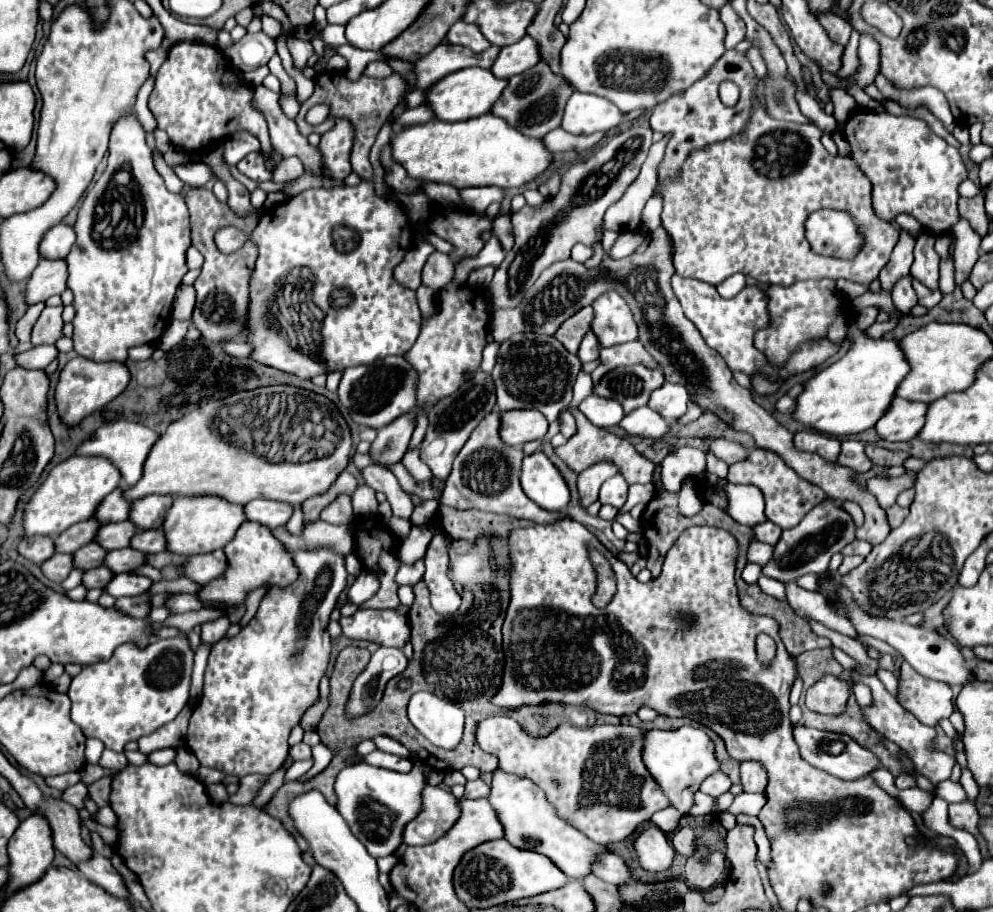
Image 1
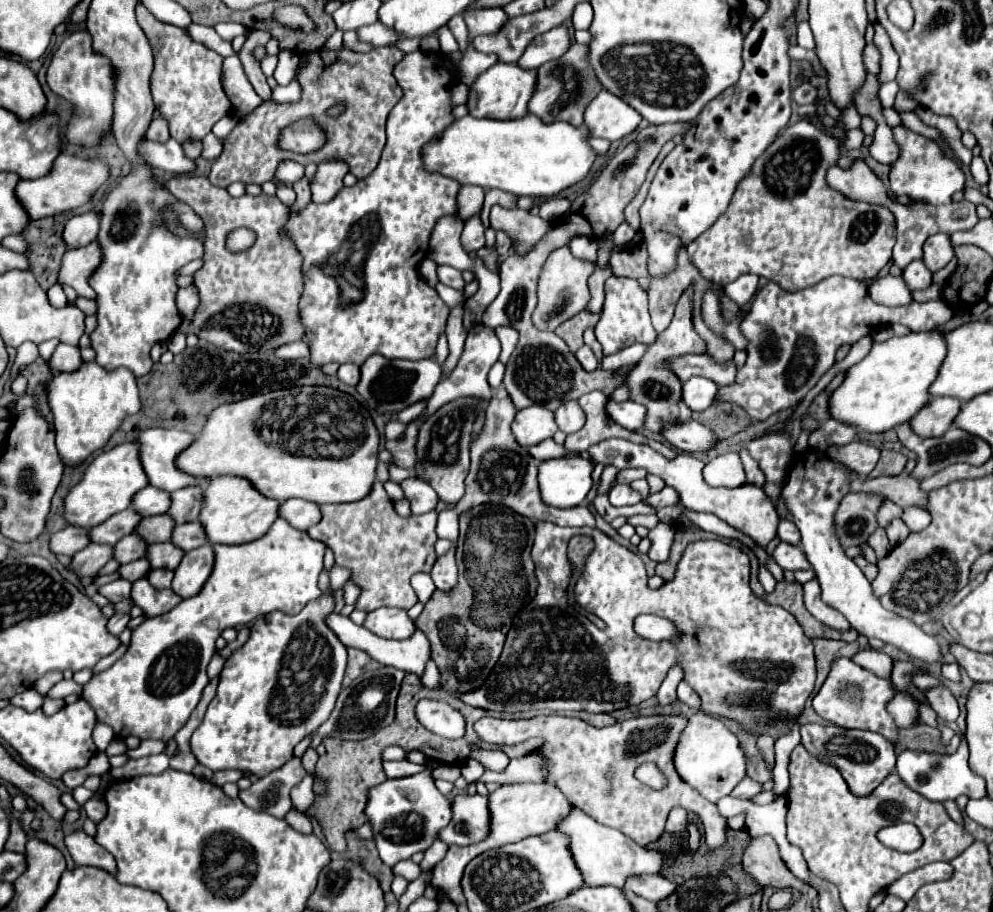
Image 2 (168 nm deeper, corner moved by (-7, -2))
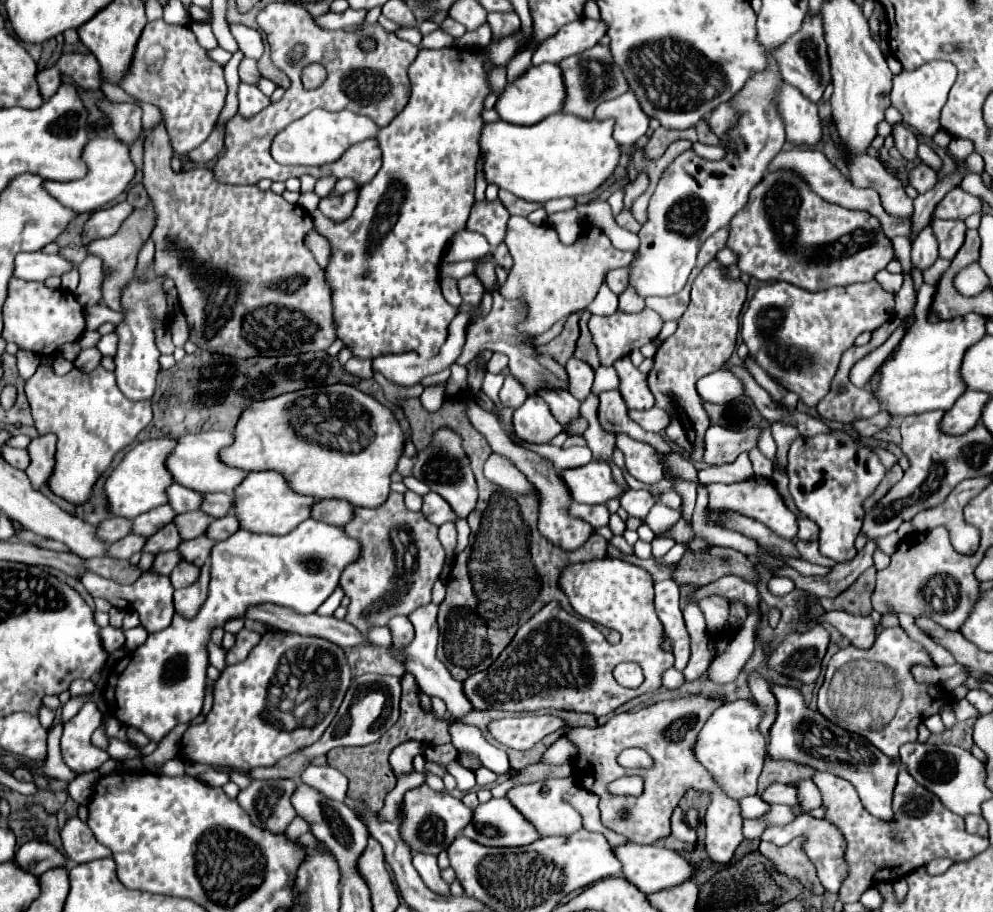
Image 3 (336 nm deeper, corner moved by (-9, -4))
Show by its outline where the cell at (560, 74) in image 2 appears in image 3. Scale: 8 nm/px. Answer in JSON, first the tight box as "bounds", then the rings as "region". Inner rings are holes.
{"bounds":[558,45,628,119],"region":[[[596,45],[580,55],[566,57],[566,61],[560,61],[558,67],[562,69],[562,79],[566,85],[566,99],[564,99],[562,113],[572,113],[582,119],[592,119],[594,109],[602,101],[614,99],[614,97],[628,91],[626,79],[622,77],[622,73],[618,73],[618,69],[614,69],[614,63],[610,63],[610,49],[608,47]]]}

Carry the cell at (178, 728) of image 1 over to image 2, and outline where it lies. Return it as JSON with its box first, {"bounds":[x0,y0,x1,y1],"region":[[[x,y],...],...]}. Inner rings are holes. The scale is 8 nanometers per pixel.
{"bounds":[126,741,166,759],"region":[[[142,741],[136,749],[126,749],[126,755],[130,759],[140,759],[140,757],[162,753],[164,747],[166,747],[166,741]]]}

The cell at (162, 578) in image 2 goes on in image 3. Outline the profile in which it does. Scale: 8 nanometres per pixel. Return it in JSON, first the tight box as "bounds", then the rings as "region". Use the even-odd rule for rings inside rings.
{"bounds":[170,561,198,589],"region":[[[182,561],[174,567],[174,571],[170,573],[170,581],[172,581],[172,587],[174,589],[180,589],[180,587],[186,587],[190,585],[190,581],[196,581],[198,579],[198,567]]]}

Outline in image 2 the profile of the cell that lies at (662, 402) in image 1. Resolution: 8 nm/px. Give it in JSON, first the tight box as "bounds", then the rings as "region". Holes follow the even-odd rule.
{"bounds":[682,377,718,411],"region":[[[692,377],[690,381],[684,383],[682,397],[692,411],[702,411],[702,409],[708,409],[712,405],[716,391],[718,391],[718,385],[712,379]]]}

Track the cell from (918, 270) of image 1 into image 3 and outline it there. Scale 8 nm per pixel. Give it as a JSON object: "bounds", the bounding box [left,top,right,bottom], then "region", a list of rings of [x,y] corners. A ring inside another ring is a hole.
{"bounds":[932,221,966,261],"region":[[[934,221],[932,231],[938,241],[938,255],[942,259],[952,261],[964,241],[964,233],[966,233],[964,221]]]}

